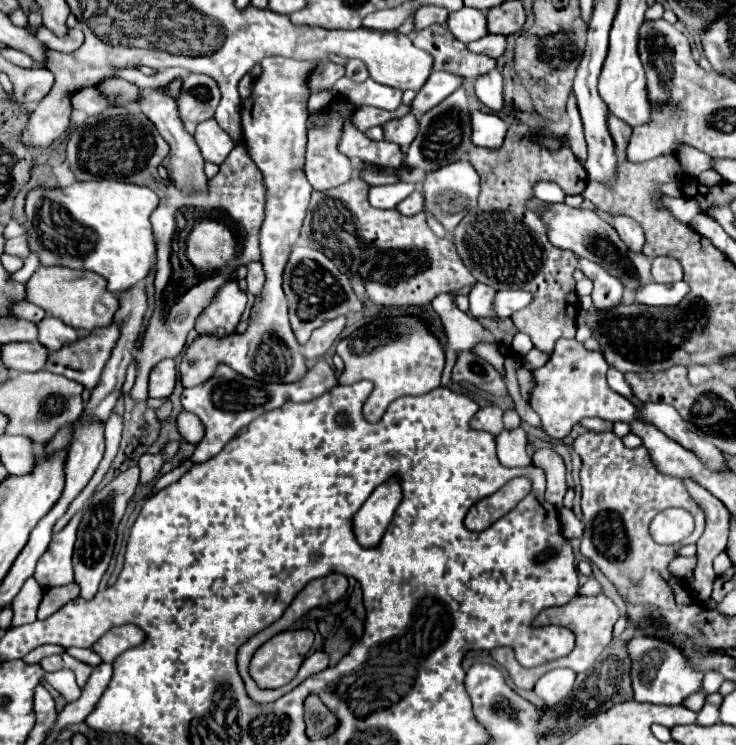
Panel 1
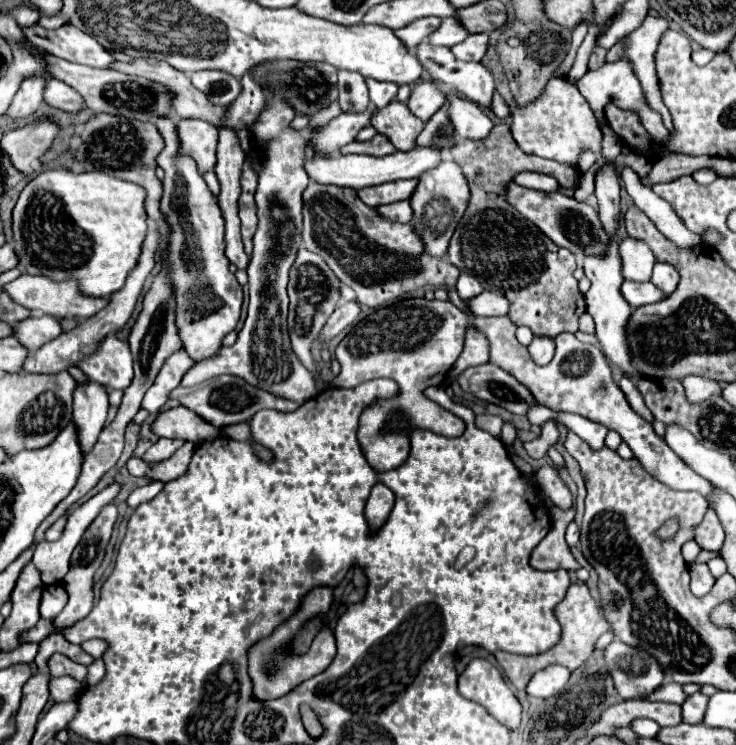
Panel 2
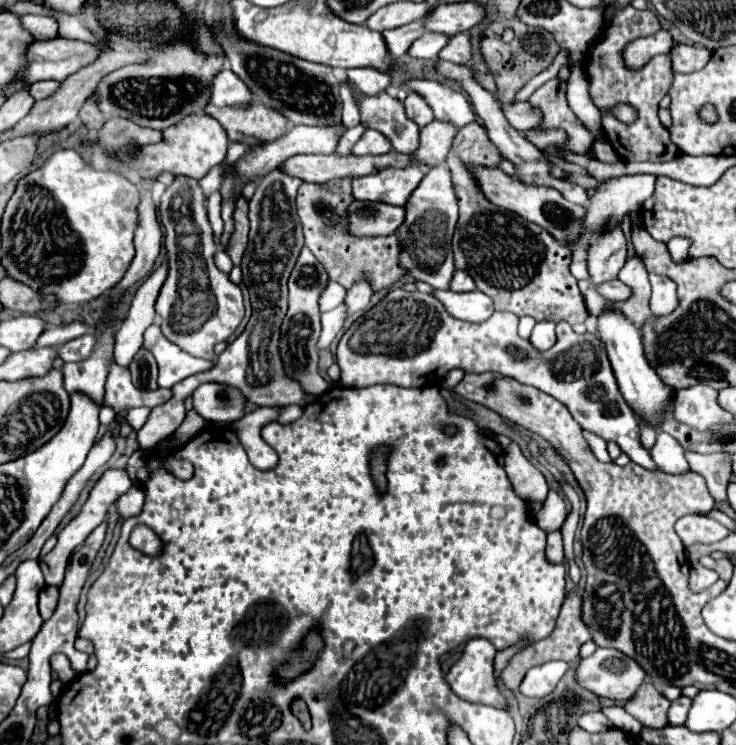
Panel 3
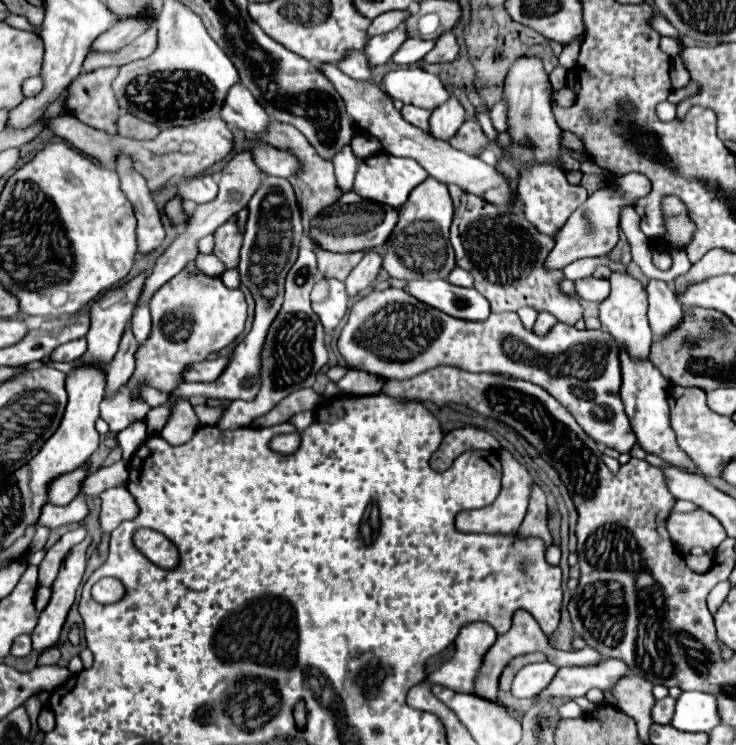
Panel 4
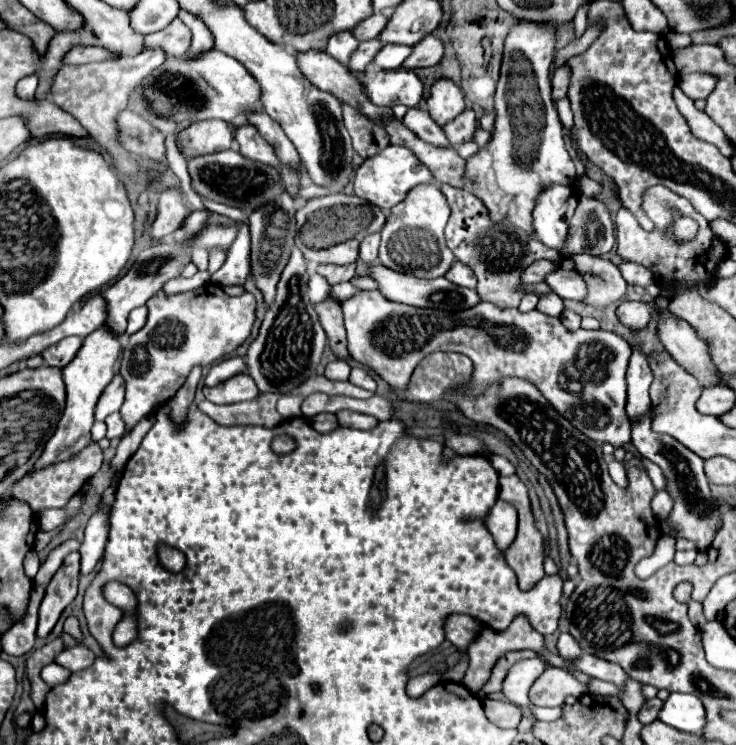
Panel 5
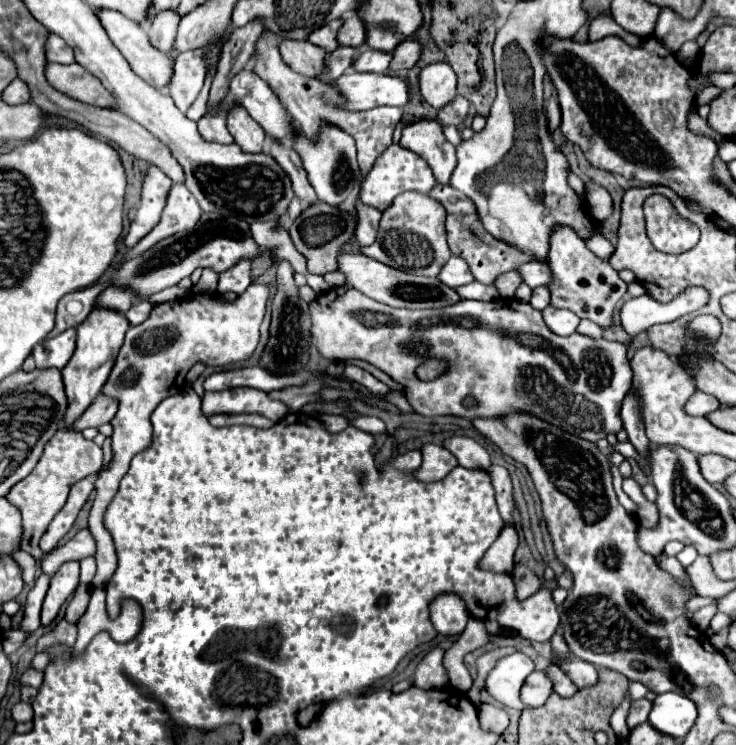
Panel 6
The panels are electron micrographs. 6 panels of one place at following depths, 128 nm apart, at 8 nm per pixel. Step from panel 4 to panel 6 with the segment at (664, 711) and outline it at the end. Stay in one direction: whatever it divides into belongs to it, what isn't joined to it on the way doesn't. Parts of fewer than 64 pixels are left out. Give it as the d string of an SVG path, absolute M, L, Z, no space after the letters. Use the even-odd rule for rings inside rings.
M642 698L642 700L632 700L632 706L628 710L628 728L634 728L642 722L646 722L648 714L650 714L650 708L652 708L652 702Z

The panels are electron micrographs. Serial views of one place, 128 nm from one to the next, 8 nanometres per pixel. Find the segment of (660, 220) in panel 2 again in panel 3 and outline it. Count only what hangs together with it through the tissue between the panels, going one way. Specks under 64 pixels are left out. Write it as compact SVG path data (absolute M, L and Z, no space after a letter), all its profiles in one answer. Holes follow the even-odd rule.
M672 238L672 240L668 240L666 246L668 246L668 252L674 262L684 262L688 258L688 248L690 248L688 238Z

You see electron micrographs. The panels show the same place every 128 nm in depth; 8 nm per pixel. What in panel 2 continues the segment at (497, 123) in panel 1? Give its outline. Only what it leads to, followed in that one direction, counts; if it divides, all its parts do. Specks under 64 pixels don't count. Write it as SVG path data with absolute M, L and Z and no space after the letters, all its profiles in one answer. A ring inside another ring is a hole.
M448 94L446 104L448 104L450 124L458 136L480 140L488 136L488 132L492 130L494 124L488 118L488 114L470 100L458 98L456 94Z

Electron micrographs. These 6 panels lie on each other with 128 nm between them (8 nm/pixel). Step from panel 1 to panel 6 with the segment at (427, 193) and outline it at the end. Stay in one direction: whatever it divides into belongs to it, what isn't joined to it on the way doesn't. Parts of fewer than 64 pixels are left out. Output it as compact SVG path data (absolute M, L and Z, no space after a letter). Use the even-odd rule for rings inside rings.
M416 192L400 194L396 196L394 204L390 204L382 212L376 242L370 246L362 246L360 252L386 266L394 266L406 272L416 272L418 276L438 276L440 268L452 256L446 244L444 218L446 218L446 210L442 208L440 202L432 200L430 196Z

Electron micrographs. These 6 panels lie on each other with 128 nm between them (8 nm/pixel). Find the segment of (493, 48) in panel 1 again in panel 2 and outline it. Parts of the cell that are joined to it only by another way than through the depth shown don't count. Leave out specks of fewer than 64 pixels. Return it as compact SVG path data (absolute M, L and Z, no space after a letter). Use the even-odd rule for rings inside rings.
M470 34L464 42L452 46L452 54L458 60L468 60L468 62L480 62L482 56L486 54L488 46L488 34Z

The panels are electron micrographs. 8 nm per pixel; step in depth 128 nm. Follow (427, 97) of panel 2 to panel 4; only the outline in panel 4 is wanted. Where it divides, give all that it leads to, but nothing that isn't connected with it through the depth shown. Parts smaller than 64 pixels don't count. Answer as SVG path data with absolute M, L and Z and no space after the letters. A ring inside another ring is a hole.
M404 106L402 108L402 116L404 120L408 120L410 124L414 124L416 128L422 128L422 130L430 130L430 112L424 110L424 108L418 108L418 106Z

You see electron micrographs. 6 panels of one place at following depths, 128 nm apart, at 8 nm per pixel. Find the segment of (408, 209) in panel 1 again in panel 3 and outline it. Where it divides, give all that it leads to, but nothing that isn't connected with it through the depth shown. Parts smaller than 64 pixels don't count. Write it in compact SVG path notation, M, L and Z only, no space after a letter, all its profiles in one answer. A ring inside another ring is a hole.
M354 200L348 206L352 236L390 236L404 222L404 208L392 204L368 204Z

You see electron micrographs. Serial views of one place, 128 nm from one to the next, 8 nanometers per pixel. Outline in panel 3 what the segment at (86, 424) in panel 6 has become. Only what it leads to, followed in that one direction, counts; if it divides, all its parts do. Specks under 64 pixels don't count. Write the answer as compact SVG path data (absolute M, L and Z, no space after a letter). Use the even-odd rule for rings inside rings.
M168 260L162 262L136 290L128 318L122 320L120 328L116 330L116 348L114 348L114 360L118 366L128 368L136 356L136 352L142 346L142 334L152 324L156 312L156 296L168 276Z

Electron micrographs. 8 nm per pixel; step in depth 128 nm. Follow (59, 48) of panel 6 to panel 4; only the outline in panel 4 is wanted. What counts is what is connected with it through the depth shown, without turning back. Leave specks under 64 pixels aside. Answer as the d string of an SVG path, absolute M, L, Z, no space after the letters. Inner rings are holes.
M150 28L142 36L138 36L132 44L116 52L90 52L82 64L82 70L92 72L100 66L124 66L128 62L148 58L154 50L156 50L156 28Z

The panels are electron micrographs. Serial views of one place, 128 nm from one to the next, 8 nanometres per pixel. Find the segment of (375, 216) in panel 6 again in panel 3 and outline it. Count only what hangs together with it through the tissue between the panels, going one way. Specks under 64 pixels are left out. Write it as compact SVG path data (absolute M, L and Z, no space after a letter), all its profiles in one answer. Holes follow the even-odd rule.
M356 280L356 284L352 284L352 288L346 294L346 304L348 304L348 316L368 308L370 298L372 298L372 284L368 284L368 280Z

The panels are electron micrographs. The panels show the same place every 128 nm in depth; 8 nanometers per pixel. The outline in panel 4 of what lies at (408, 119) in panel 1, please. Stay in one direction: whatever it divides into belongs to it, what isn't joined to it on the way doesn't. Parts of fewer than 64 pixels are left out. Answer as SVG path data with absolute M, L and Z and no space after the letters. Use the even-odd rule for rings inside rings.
M320 64L320 72L332 82L336 92L344 98L350 118L356 120L356 124L362 126L366 132L370 132L374 138L378 138L382 148L388 154L414 158L432 178L442 180L444 184L456 184L456 186L464 188L466 192L476 194L476 196L480 196L480 198L484 198L492 204L500 204L500 206L508 208L514 202L512 192L508 188L508 182L504 180L504 176L500 176L496 172L496 168L484 164L476 156L468 156L466 152L460 152L460 150L452 148L444 140L436 140L428 132L424 132L424 130L412 126L410 122L406 122L402 118L402 114L394 108L392 98L388 94L384 94L380 90L380 86L376 86L374 82L352 80L350 76L344 76L344 72L340 72L340 68L336 64Z

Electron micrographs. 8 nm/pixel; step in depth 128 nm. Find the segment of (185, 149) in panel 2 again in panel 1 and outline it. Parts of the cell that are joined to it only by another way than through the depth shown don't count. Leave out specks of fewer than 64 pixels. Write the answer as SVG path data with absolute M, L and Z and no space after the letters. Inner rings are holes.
M214 118L198 124L194 140L202 152L202 158L206 162L212 162L212 164L222 164L224 158L234 148L232 138L216 124Z

